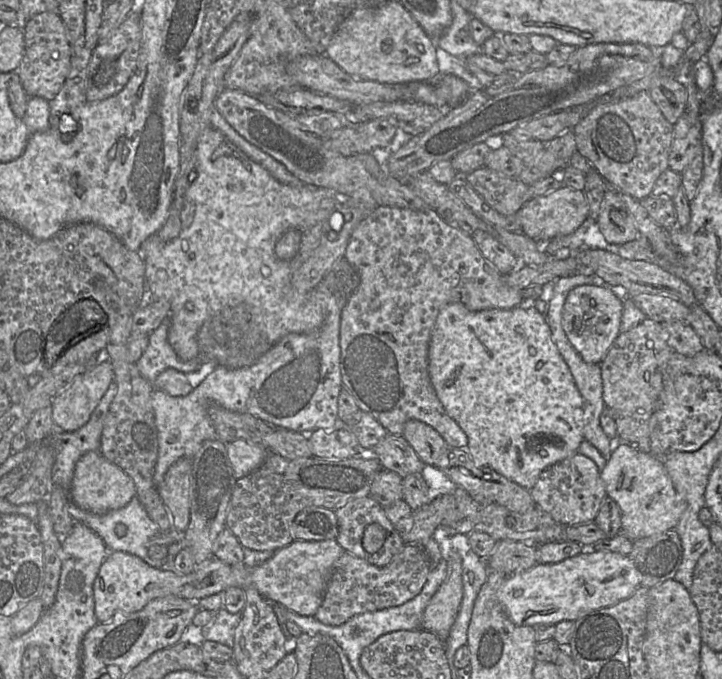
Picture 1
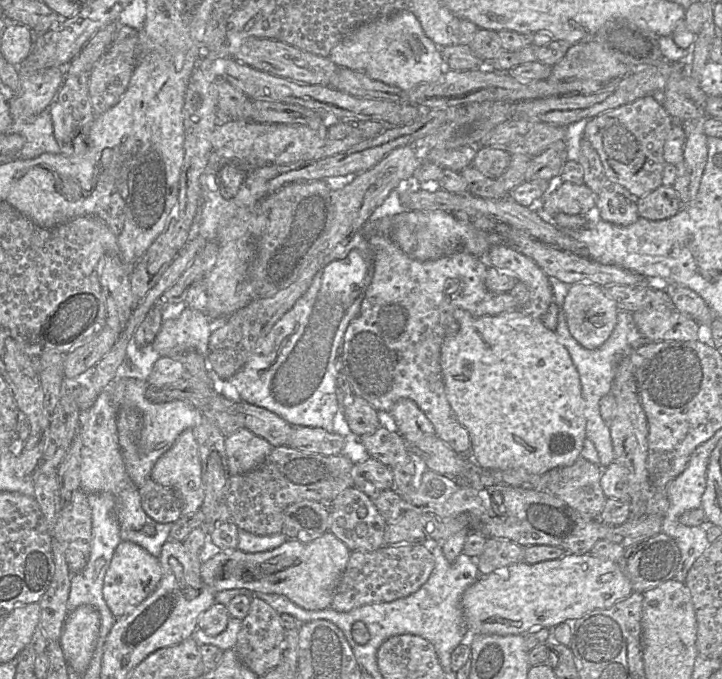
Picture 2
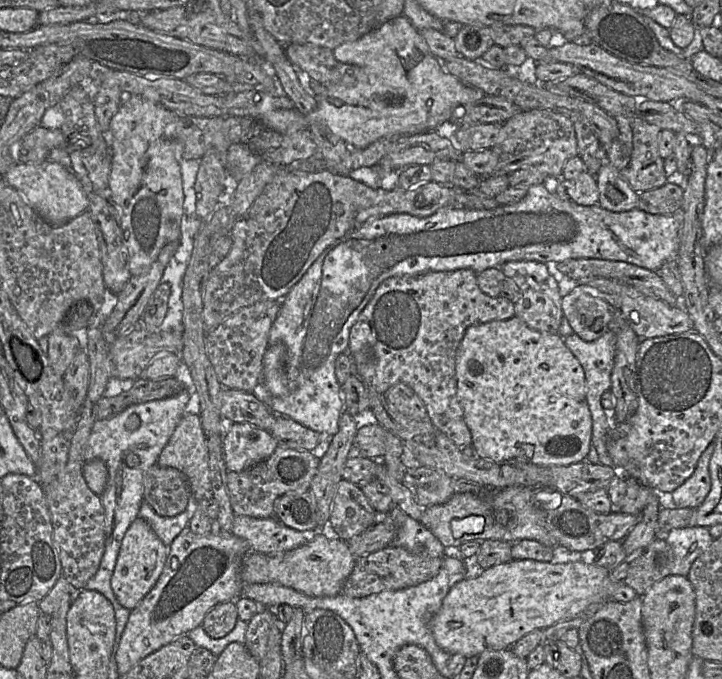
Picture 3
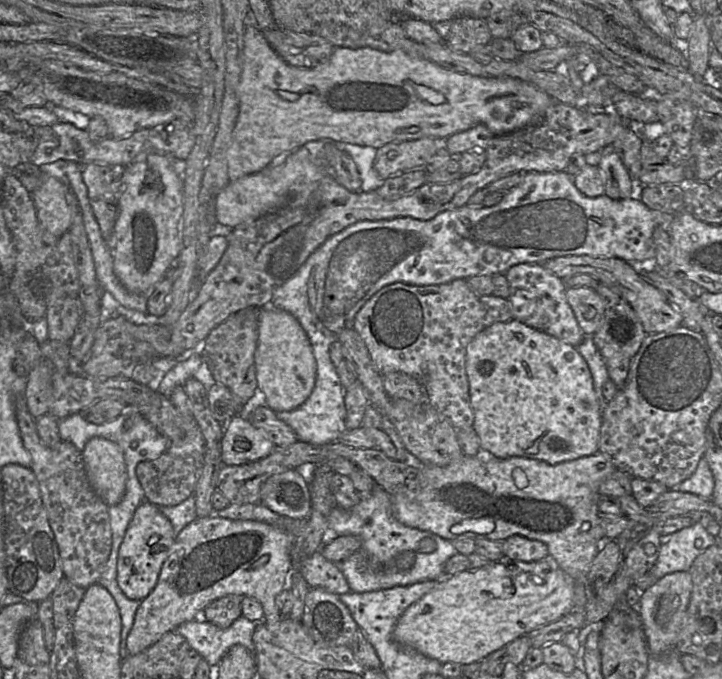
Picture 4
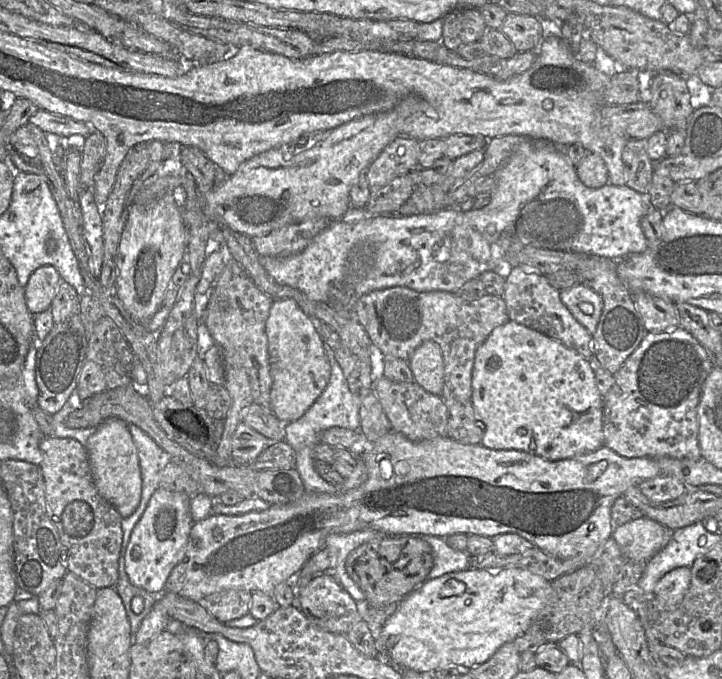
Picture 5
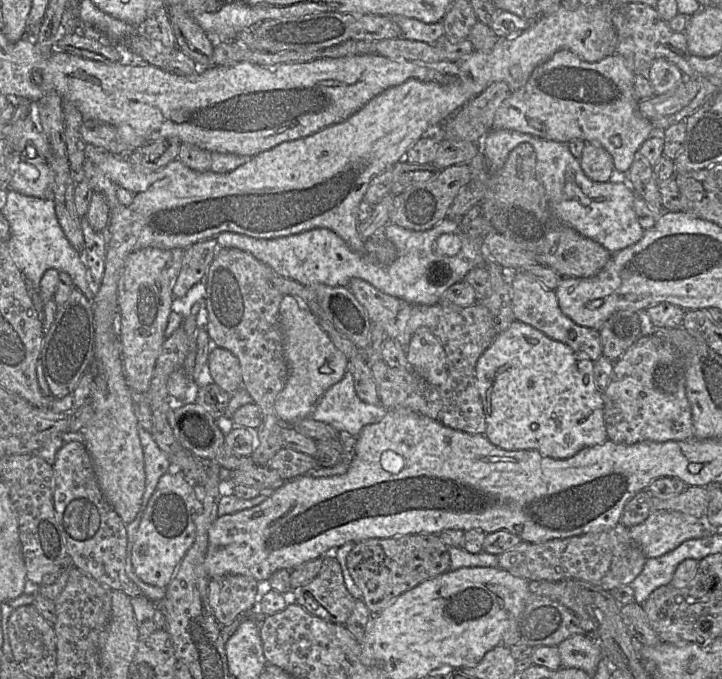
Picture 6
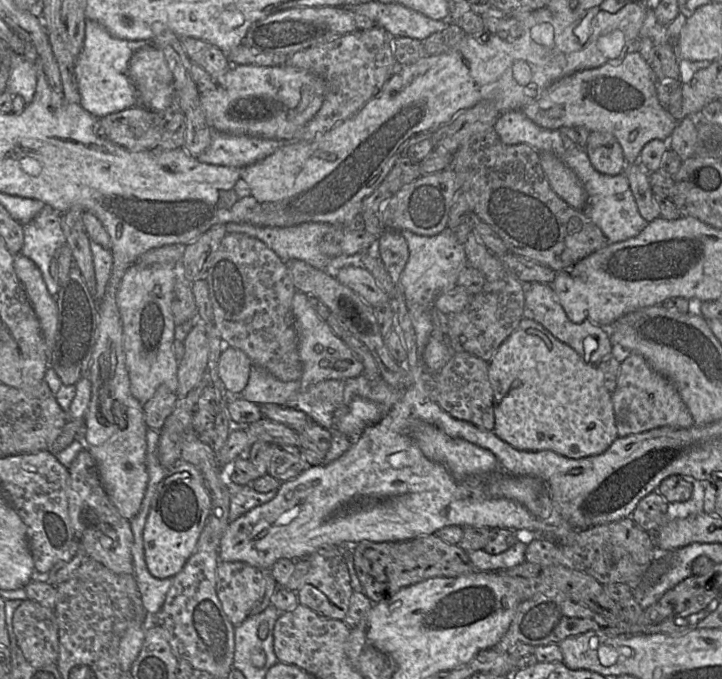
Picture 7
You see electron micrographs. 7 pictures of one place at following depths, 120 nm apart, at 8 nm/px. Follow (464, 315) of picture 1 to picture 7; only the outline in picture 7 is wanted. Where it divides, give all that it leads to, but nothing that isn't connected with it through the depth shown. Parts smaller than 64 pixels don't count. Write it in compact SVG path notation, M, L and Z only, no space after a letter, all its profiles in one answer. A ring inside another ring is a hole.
M526 314L520 320L515 330L497 348L493 357L488 362L488 380L493 391L493 413L495 422L492 431L498 438L517 450L549 450L567 458L579 459L602 454L618 438L611 393L604 387L596 367L582 361L571 347L555 338L541 324L529 317L526 317Z

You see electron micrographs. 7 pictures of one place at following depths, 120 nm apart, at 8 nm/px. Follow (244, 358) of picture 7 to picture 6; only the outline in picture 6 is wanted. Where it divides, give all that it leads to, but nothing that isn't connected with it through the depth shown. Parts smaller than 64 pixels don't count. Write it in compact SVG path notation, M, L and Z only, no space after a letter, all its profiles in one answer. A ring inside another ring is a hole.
M218 346L212 348L208 369L213 381L229 394L235 393L242 386L239 360L229 350Z

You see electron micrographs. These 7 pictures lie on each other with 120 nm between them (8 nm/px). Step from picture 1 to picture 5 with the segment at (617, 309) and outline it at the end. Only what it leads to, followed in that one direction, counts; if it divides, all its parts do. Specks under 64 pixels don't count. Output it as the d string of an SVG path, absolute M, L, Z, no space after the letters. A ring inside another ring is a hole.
M581 283L560 290L559 296L572 316L593 334L603 308L601 296Z

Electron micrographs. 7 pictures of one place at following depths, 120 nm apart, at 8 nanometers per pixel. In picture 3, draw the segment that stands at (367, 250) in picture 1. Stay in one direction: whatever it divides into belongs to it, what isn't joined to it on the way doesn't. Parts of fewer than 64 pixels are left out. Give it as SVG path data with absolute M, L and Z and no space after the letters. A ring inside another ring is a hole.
M471 269L394 276L387 278L377 287L351 327L347 353L354 366L354 374L376 392L384 394L397 383L411 387L425 405L436 429L462 449L472 445L472 436L457 397L455 367L458 347L469 326L493 320L507 320L513 316L514 303L501 296L491 297L484 294L478 287L477 273Z

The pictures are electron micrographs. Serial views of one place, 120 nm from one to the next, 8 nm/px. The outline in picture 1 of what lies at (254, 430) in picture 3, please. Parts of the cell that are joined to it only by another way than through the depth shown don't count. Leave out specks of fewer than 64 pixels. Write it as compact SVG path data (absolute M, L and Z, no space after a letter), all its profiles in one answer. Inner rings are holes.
M244 439L226 443L226 450L235 479L240 479L259 468L270 454L262 444Z

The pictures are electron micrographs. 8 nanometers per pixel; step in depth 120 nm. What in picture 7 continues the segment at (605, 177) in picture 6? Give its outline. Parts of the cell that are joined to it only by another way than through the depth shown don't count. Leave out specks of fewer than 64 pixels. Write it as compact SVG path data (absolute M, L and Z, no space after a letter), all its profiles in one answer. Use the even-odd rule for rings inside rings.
M589 132L585 151L592 166L602 174L618 175L626 167L620 143L608 132Z

